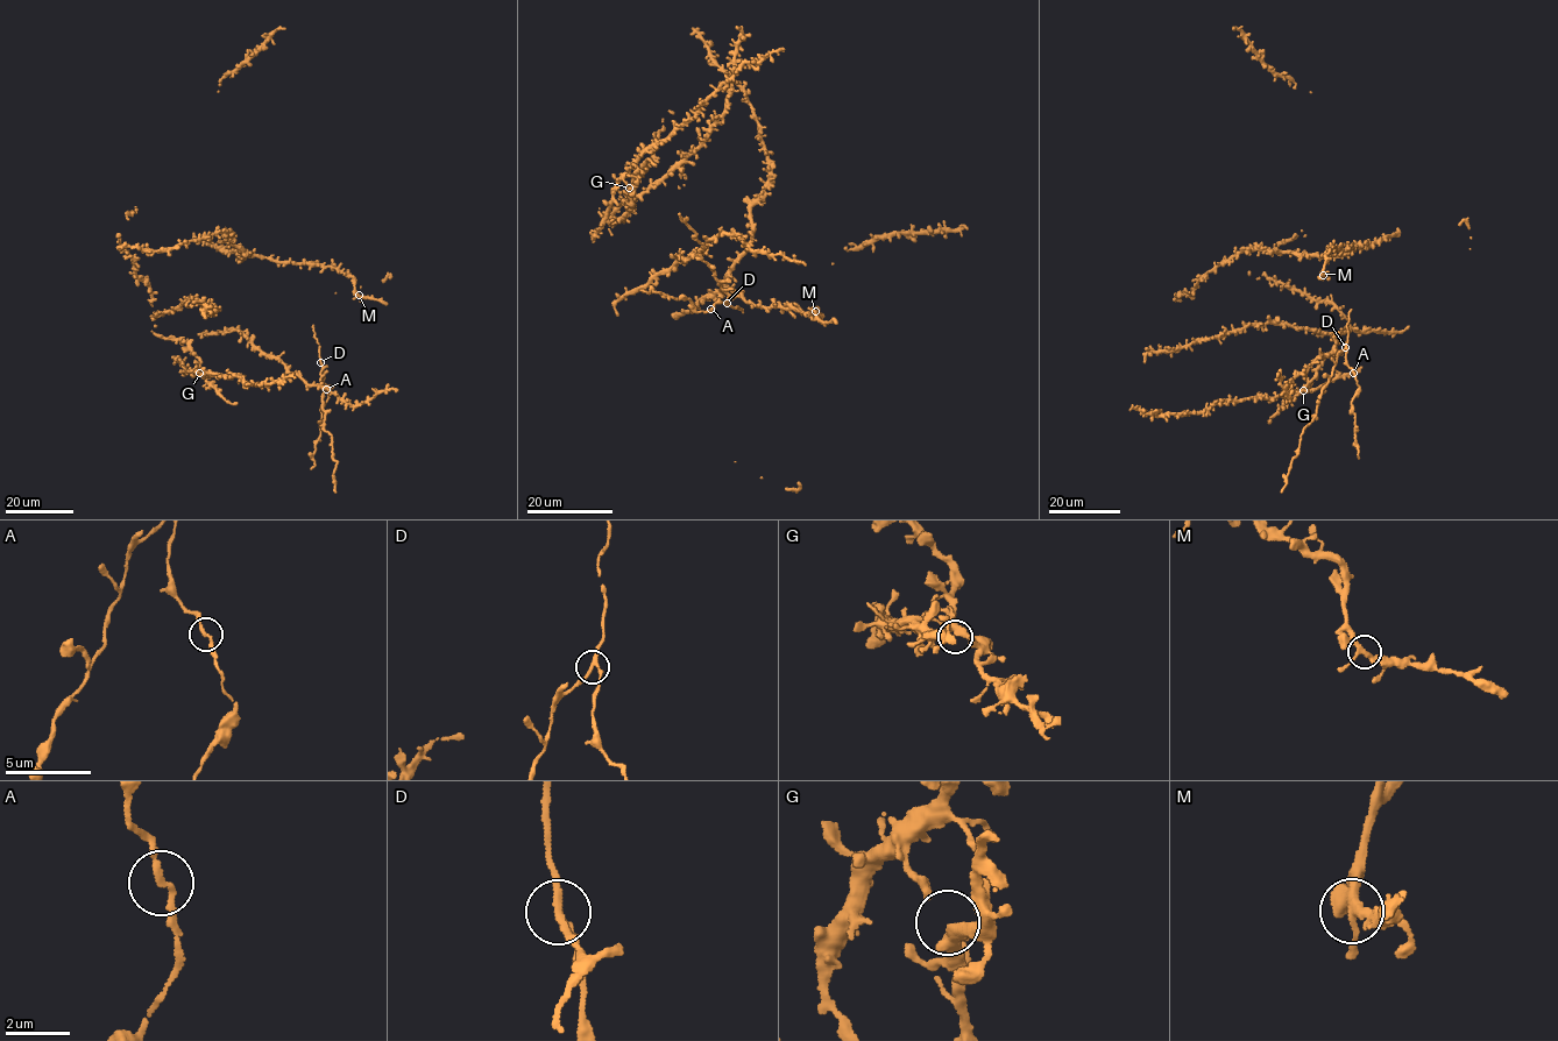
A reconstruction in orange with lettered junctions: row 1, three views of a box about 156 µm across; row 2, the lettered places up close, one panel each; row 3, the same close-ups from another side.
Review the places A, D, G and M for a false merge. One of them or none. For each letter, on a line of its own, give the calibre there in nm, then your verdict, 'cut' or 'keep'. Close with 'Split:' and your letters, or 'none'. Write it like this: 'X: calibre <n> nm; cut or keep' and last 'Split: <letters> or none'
A: calibre 170 nm; keep
D: calibre 200 nm; cut
G: calibre 300 nm; keep
M: calibre 240 nm; keep
Split: D

